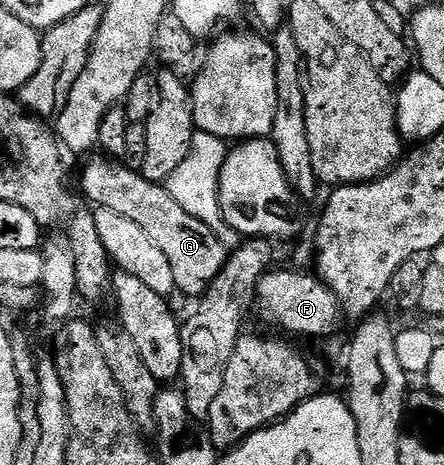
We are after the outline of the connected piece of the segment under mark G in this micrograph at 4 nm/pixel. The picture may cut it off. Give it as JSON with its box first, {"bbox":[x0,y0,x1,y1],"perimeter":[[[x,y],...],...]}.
{"bbox":[82,157,227,295],"perimeter":[[[98,157],[83,170],[82,197],[92,207],[109,208],[109,212],[117,212],[138,224],[149,235],[149,240],[165,252],[169,268],[173,268],[176,287],[187,294],[202,295],[227,262],[227,247],[213,236],[210,228],[197,220],[197,216],[189,216],[189,212],[173,200],[166,185],[145,180],[142,173],[130,170],[110,157]]]}

